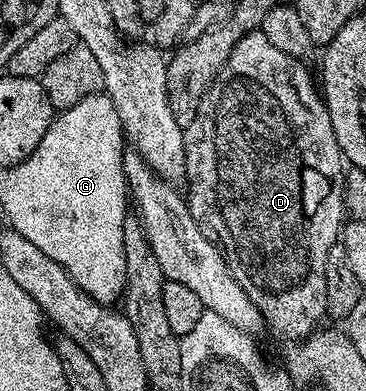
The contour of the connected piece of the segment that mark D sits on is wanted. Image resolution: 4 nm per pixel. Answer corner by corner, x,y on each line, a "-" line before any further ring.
261,29
254,30
251,34
246,34
236,44
236,48
232,52
232,56
224,64
222,71
216,76
216,80
206,90
201,100
198,101
198,109
194,112
194,119
192,124
184,127
184,156
186,157
186,177
184,179
185,185
190,185
190,194
185,195
187,204
190,205
190,215
192,220
196,220
196,224
200,228
200,232
204,232
204,236
208,236
208,240
214,243
222,252
223,258
226,260
226,267
230,270
230,275
236,280
236,284
240,284
240,288
244,288
244,292
248,292
248,296
252,300
252,304
256,304
258,313
261,314
263,323
268,327
272,333
280,338
294,338
290,340
301,340
306,338
309,334
313,334
318,322
321,318
327,317
326,313
326,265
328,264
328,252
333,246
339,245
342,227
344,225
344,207
342,205
342,175
344,173
344,159
342,157
342,149
336,140
336,132
332,132
332,120
330,113
326,107
326,103
320,93
319,87
310,79
310,74
306,71
305,61
293,58
288,52
280,52
280,48
276,48
276,44
272,44
272,40
268,40
268,36
262,34

